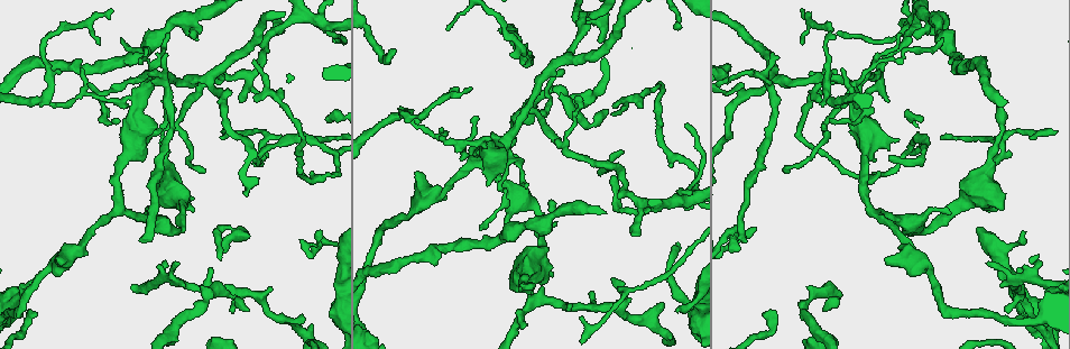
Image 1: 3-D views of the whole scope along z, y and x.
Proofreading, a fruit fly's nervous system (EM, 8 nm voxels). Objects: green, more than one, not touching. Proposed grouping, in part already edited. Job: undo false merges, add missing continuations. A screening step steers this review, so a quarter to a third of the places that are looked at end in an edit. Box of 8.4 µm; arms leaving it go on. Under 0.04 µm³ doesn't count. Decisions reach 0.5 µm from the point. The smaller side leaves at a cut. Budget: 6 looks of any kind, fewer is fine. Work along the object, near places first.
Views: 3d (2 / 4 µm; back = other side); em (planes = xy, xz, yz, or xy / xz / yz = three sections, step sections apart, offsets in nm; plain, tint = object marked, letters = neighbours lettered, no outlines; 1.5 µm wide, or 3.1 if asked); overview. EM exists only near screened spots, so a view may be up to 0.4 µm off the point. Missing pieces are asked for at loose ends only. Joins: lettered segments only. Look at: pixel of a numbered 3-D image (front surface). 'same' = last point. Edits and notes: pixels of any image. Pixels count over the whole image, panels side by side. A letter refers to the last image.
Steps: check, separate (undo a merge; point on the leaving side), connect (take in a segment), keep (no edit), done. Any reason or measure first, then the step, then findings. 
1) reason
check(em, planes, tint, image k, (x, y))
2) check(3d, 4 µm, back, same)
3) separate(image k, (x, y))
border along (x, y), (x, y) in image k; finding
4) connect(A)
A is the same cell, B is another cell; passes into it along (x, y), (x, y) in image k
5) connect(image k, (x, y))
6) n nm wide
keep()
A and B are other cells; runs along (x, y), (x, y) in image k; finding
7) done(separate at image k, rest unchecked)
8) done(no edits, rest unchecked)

an open end
check(3d, 4 µm, image 1, (633, 234))

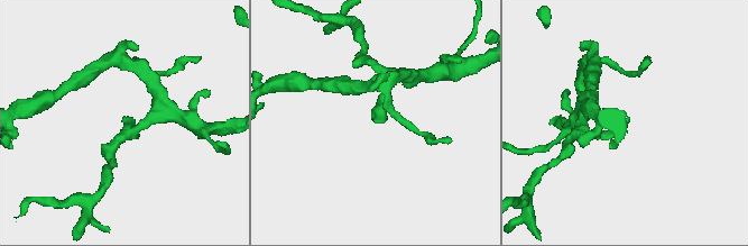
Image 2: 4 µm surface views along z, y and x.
check(em, xz, step 4, tint, image 2, (375, 123))

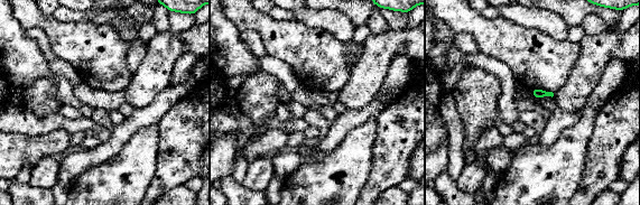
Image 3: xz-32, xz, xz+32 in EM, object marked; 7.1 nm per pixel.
check(em, planes, letters, same)

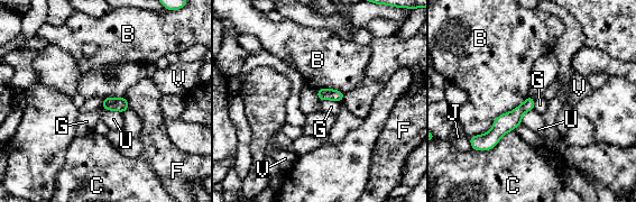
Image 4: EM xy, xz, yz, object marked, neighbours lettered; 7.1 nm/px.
80 nm wide
keep()
B, C, F, G, J, U and V are other cells; runs along (531, 101), (490, 138), (478, 138) in image 4; no lettered segment goes on from it

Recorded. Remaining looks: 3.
branch stops here
check(em, planes, letters, image 1, (197, 39))

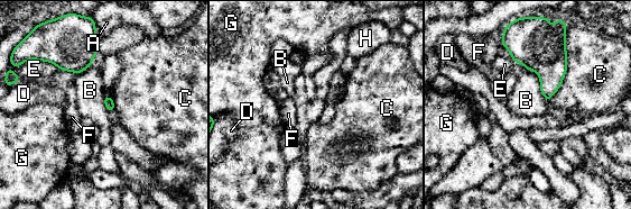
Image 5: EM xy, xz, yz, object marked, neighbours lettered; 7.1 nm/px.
keep()
A, B, C, D, E, F, G and H are other cells; border along (565, 44), (566, 72), (549, 99) in image 5; none of them fits

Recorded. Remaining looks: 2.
branch stops here
check(em, planes, letters, image 1, (139, 240))

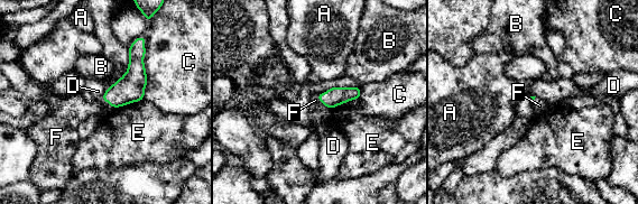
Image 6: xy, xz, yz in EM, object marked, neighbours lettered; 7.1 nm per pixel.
connect(F)
F is the same cell, A, B, C, D and E are other cells; it goes on there

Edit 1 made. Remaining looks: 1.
done(connect at image 6, rest unchecked)

